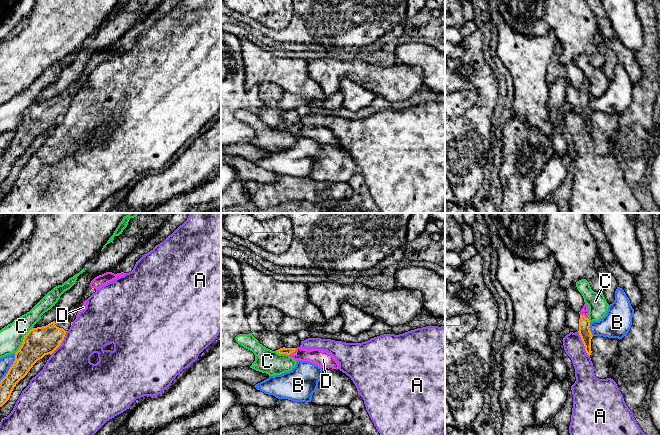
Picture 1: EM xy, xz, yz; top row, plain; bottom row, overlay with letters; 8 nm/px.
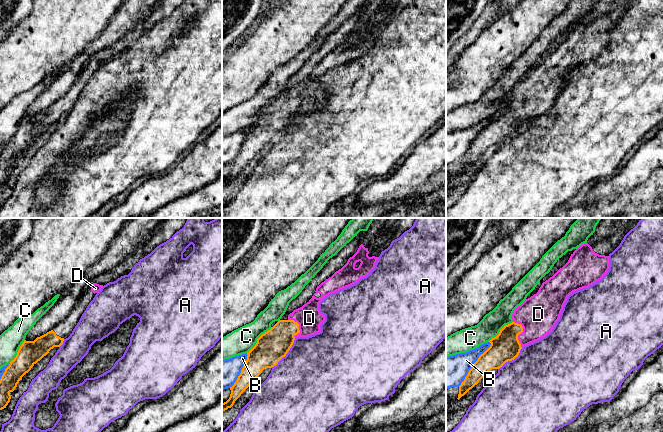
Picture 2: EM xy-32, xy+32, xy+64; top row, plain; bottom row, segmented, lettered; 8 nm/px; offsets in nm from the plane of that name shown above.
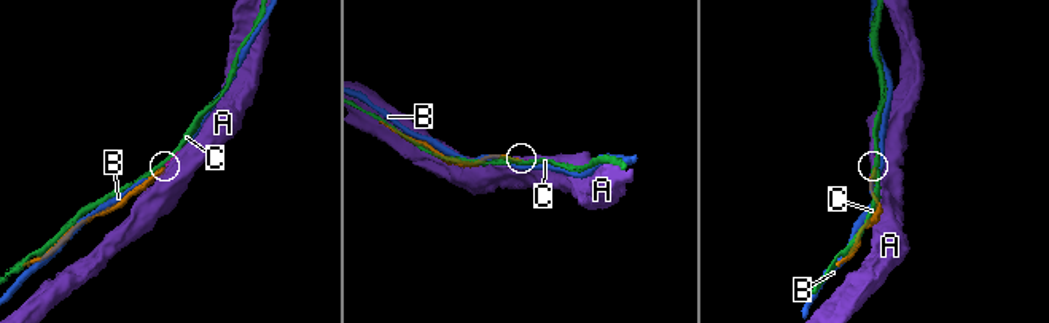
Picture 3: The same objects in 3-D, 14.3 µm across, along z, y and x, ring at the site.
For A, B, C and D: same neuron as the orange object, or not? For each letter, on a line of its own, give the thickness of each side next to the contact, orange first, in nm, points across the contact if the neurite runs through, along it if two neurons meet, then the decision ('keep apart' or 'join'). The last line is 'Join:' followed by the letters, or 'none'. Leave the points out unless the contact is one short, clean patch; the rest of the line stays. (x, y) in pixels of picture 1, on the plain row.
A: 100 nm thick on the orange side, 160 nm on the other; border along yz (578, 107), (584, 126), (589, 132); keep apart
B: 100 nm thick on the orange side, 220 nm on the other; keep apart
C: 240 nm thick on the orange side, 190 nm on the other; keep apart
D: 60 nm thick on the orange side, 140 nm on the other; runs through xz (288, 127), (293, 127), (323, 135); join
Join: D

